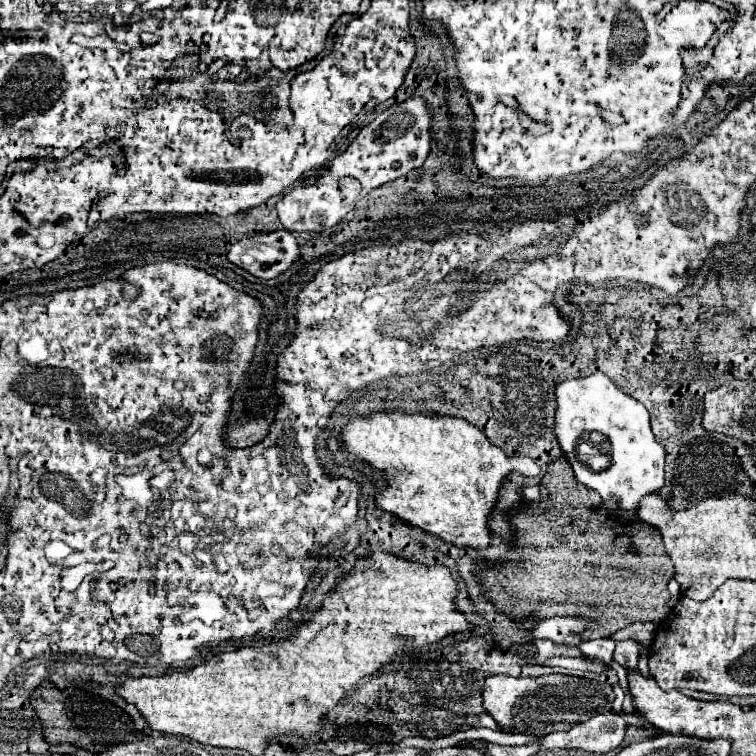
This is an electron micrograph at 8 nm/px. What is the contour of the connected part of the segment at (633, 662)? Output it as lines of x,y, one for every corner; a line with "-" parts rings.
626,639
626,641
618,641
616,643
616,651
614,651
614,661
620,663
624,669
632,671
638,665
638,655
640,655
640,647
636,641

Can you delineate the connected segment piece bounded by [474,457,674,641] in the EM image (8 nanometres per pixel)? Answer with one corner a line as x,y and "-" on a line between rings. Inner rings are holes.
558,457
554,461
548,463
548,471
544,473
542,481
540,481
540,501
520,501
512,511
510,511
510,521
512,521
512,527
514,527
514,537
510,541
510,551
504,553
504,559
506,563
496,563
496,567
490,567
492,563
486,563
484,557
478,557
476,555
476,561
474,561
474,571
476,571
476,579
480,583
480,589
484,591
484,599
490,601
498,613
504,613
504,615
512,615
512,617
530,617
530,619
550,619
550,617
584,617
588,623
594,623
598,627
586,627
586,631
582,633
582,639
588,641
588,639
600,639
600,637
608,637
620,629
624,629
626,625
630,623
636,623
636,621
654,621
654,623
660,623
662,619
666,619
666,615
670,613
666,601
668,601
668,581
670,577
674,575
674,567
670,567
670,557
666,555
664,551
664,543
662,543
662,535
658,533
658,529
650,527
650,525
640,525
640,523
634,523
634,525
618,525
614,523
610,517
606,517
604,513
600,513
596,509
596,505
600,503
600,495
594,493
592,489
588,489
586,485
582,485
574,473
572,473
572,467
570,463
566,461
566,457
-
630,543
638,547
638,555
632,555
630,553

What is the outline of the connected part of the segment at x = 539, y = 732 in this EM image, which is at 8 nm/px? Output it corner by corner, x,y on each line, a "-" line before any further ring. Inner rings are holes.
490,675
484,679
482,705
504,733
528,733
542,737
550,731
568,731
580,721
602,711
612,711
612,687
592,679
570,675
544,675
514,679
508,675

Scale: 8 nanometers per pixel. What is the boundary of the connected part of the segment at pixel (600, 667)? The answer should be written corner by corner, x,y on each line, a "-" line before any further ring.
552,657
544,661
548,667
566,667
566,669
576,669
576,671
592,671
592,673
604,673
608,665
596,657

